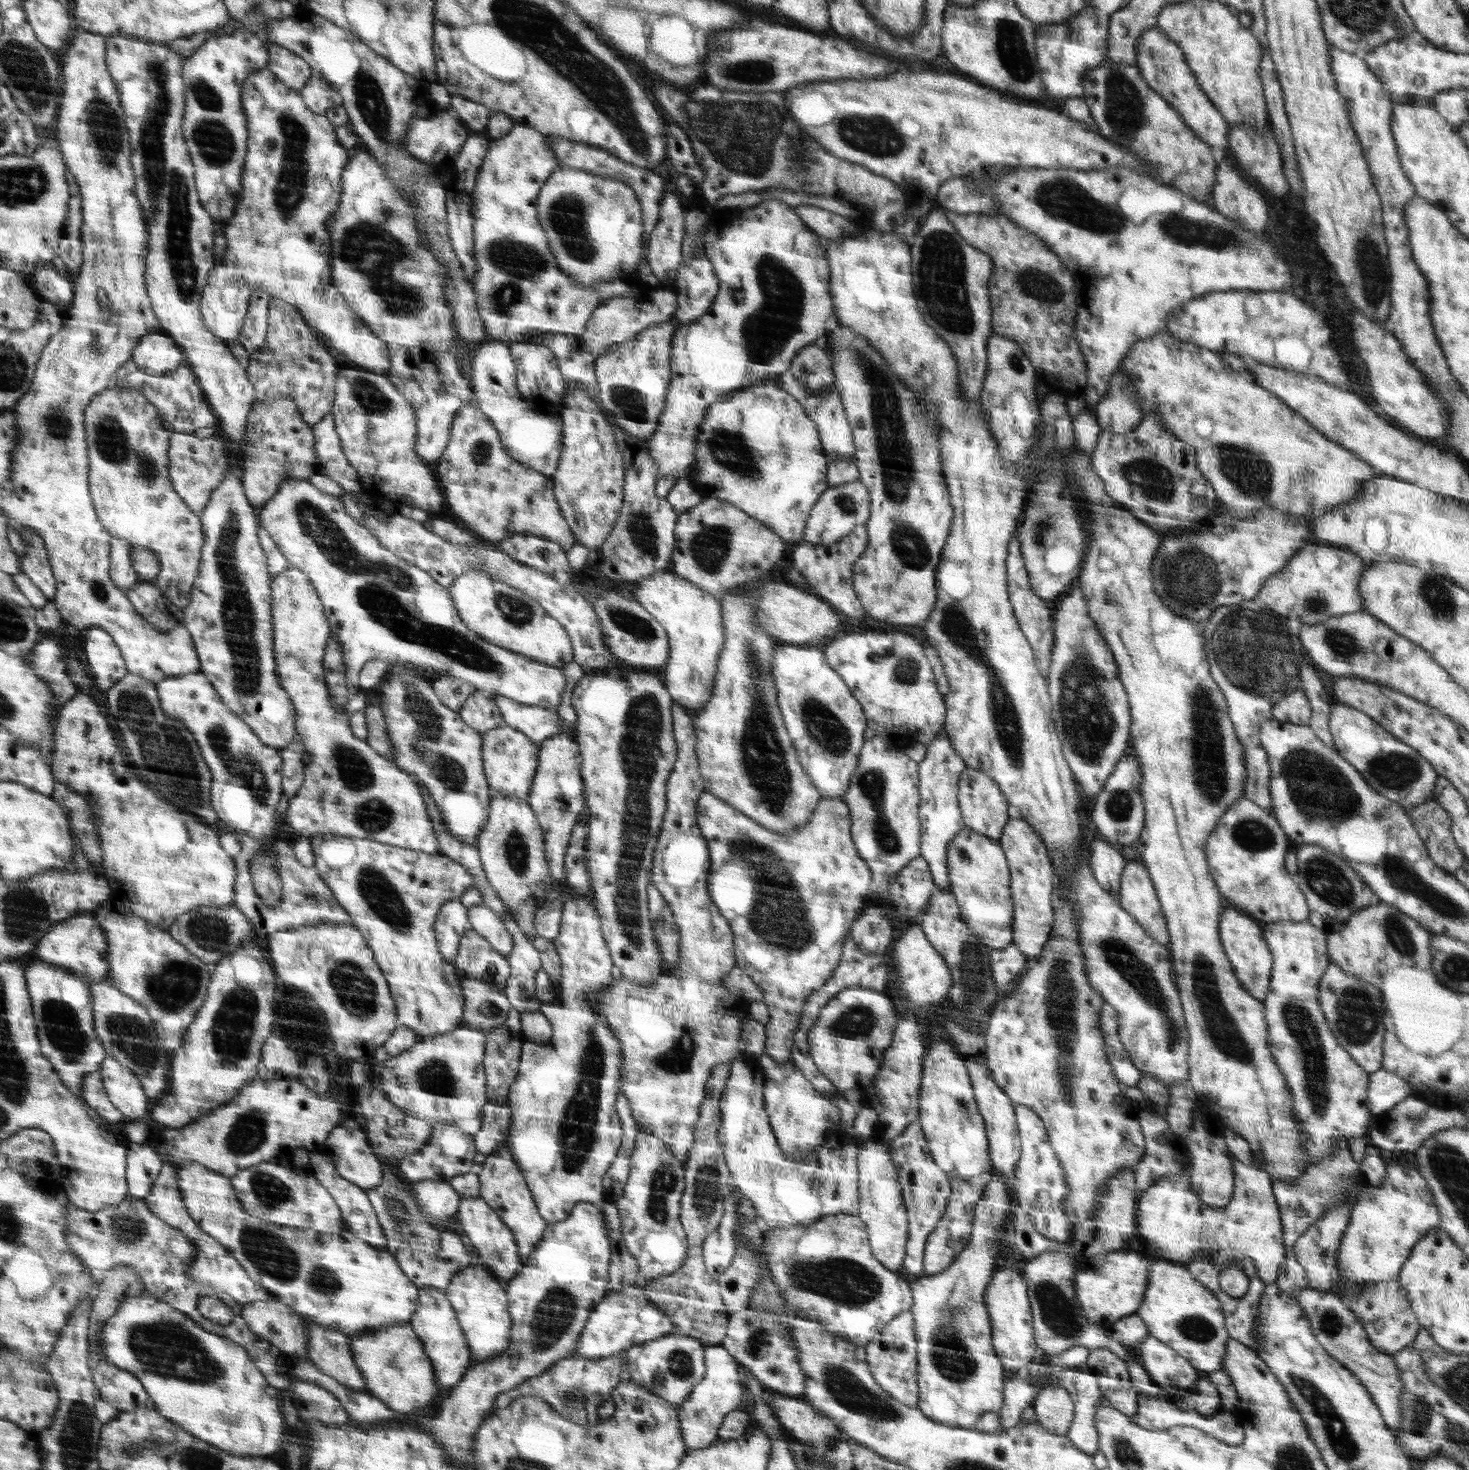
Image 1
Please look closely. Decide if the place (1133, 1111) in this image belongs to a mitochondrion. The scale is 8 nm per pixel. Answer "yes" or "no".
no

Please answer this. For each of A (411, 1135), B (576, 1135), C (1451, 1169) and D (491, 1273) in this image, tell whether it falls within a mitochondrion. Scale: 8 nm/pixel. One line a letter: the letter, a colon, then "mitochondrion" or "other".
A: mitochondrion
B: mitochondrion
C: mitochondrion
D: other

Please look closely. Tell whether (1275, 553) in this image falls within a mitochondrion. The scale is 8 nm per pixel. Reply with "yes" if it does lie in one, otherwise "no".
no

